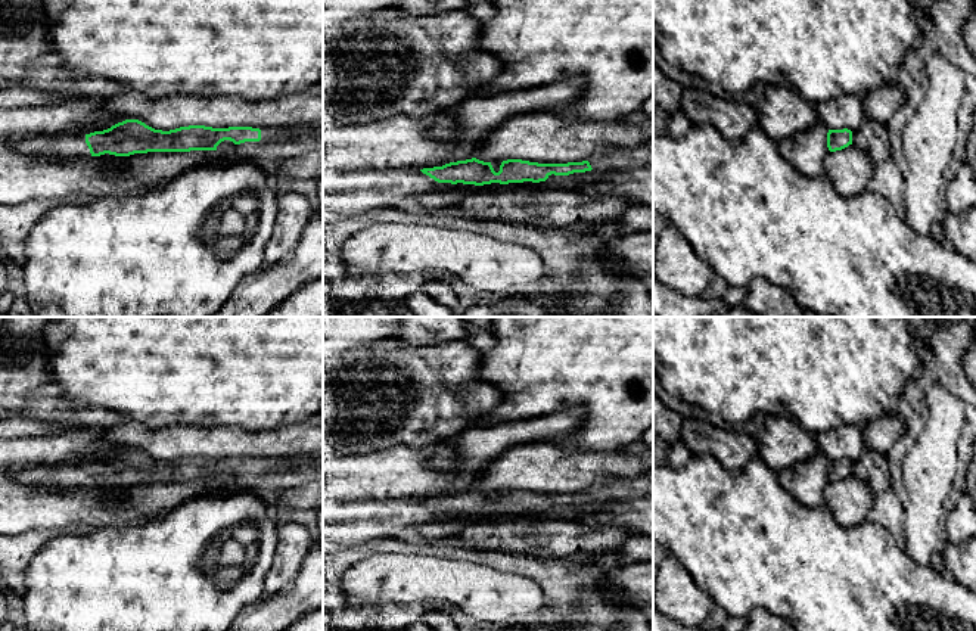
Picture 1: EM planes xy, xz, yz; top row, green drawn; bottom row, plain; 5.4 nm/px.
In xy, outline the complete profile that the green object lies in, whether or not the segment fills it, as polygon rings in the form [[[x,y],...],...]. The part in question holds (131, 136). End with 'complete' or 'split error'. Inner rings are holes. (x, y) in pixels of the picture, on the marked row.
[[[125,119],[103,131],[90,134],[44,137],[32,136],[15,143],[27,156],[60,159],[100,155],[130,156],[147,152],[217,150],[227,158],[251,158],[277,162],[295,158],[323,146],[317,124],[285,128],[205,125],[180,127],[170,131],[155,130],[139,119]]] | split error

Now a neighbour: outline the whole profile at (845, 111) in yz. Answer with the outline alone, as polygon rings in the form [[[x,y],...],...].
[[[839,94],[837,97],[815,105],[820,122],[829,130],[848,128],[855,131],[865,118],[862,97],[857,94]]]

